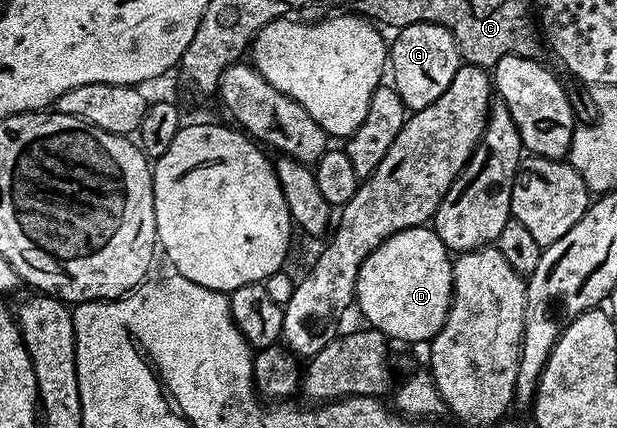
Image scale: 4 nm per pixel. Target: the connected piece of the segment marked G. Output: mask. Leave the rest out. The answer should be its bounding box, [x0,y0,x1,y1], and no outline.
[388,23,460,113]

